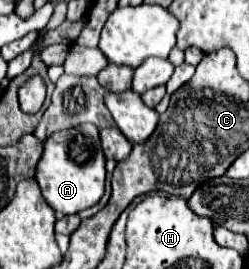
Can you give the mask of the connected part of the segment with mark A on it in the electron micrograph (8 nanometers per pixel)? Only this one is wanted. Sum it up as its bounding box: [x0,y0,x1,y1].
[35,124,105,214]

